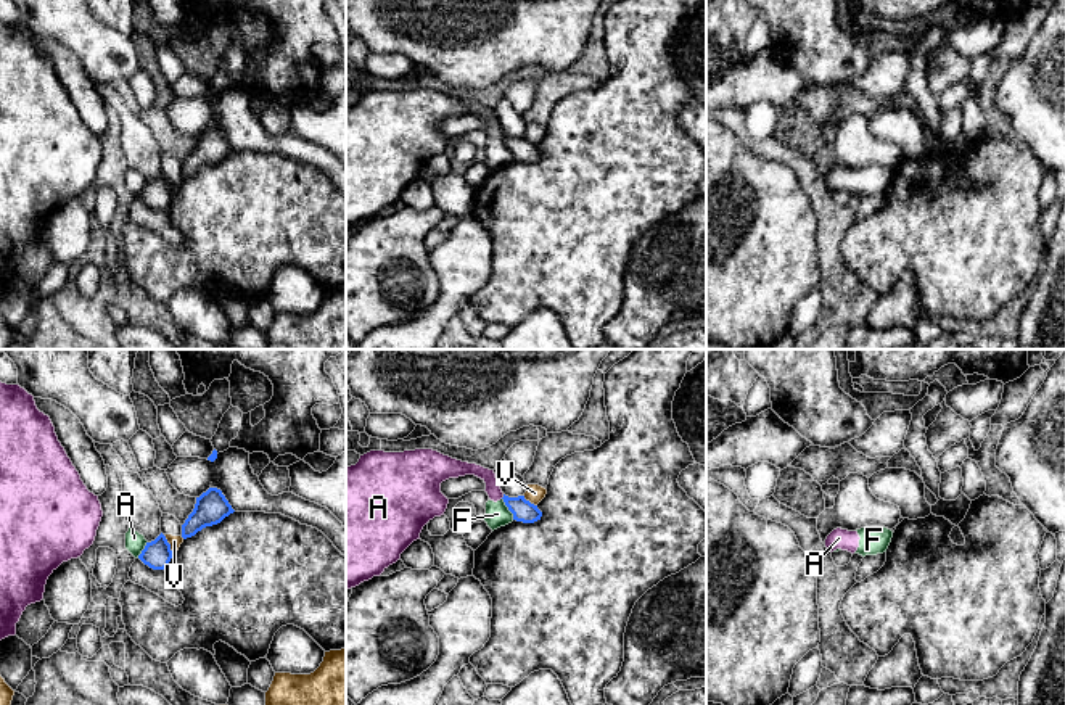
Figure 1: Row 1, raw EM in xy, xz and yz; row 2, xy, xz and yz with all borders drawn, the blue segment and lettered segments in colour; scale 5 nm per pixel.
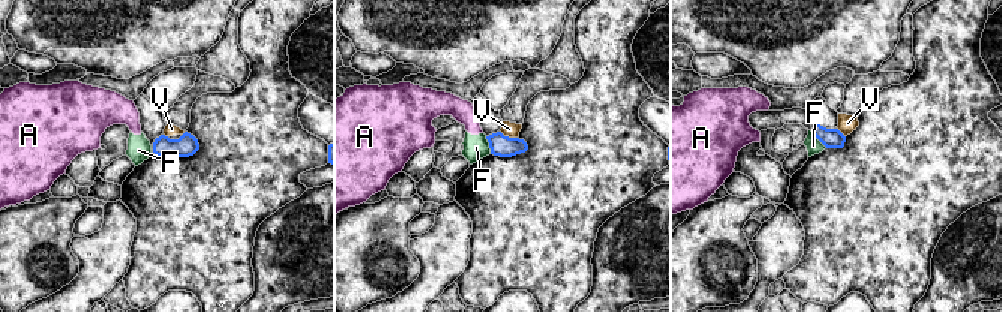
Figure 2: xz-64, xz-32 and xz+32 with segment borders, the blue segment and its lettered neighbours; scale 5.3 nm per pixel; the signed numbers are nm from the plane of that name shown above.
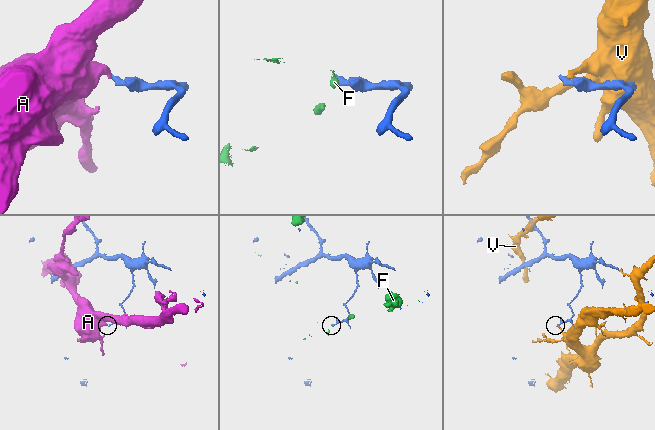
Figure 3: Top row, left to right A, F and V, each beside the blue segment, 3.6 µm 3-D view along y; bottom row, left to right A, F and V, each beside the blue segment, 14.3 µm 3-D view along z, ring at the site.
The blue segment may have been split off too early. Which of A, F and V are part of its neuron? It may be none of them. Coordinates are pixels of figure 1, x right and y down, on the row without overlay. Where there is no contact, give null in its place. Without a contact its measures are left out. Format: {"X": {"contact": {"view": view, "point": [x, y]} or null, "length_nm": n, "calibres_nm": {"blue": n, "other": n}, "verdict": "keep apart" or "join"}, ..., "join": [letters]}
{"A": {"contact": {"view": "xz", "point": [504, 136]}, "length_nm": 30, "calibres_nm": {"blue": 110, "other": 80}, "verdict": "keep apart"}, "F": {"contact": {"view": "xz", "point": [509, 148]}, "length_nm": 130, "calibres_nm": {"blue": 110, "other": 120}, "verdict": "keep apart"}, "V": {"contact": {"view": "xy", "point": [169, 185]}, "length_nm": 120, "calibres_nm": {"blue": 140, "other": 60}, "verdict": "keep apart"}, "join": []}

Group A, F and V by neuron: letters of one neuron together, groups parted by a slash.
A F / V

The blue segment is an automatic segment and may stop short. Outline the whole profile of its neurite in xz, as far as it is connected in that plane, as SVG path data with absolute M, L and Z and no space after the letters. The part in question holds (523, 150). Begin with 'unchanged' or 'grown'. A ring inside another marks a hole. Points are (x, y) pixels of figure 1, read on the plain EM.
unchanged | M504 134L502 138L516 161L534 163L542 156L542 151L537 148L537 145L526 140L524 135L508 137Z

